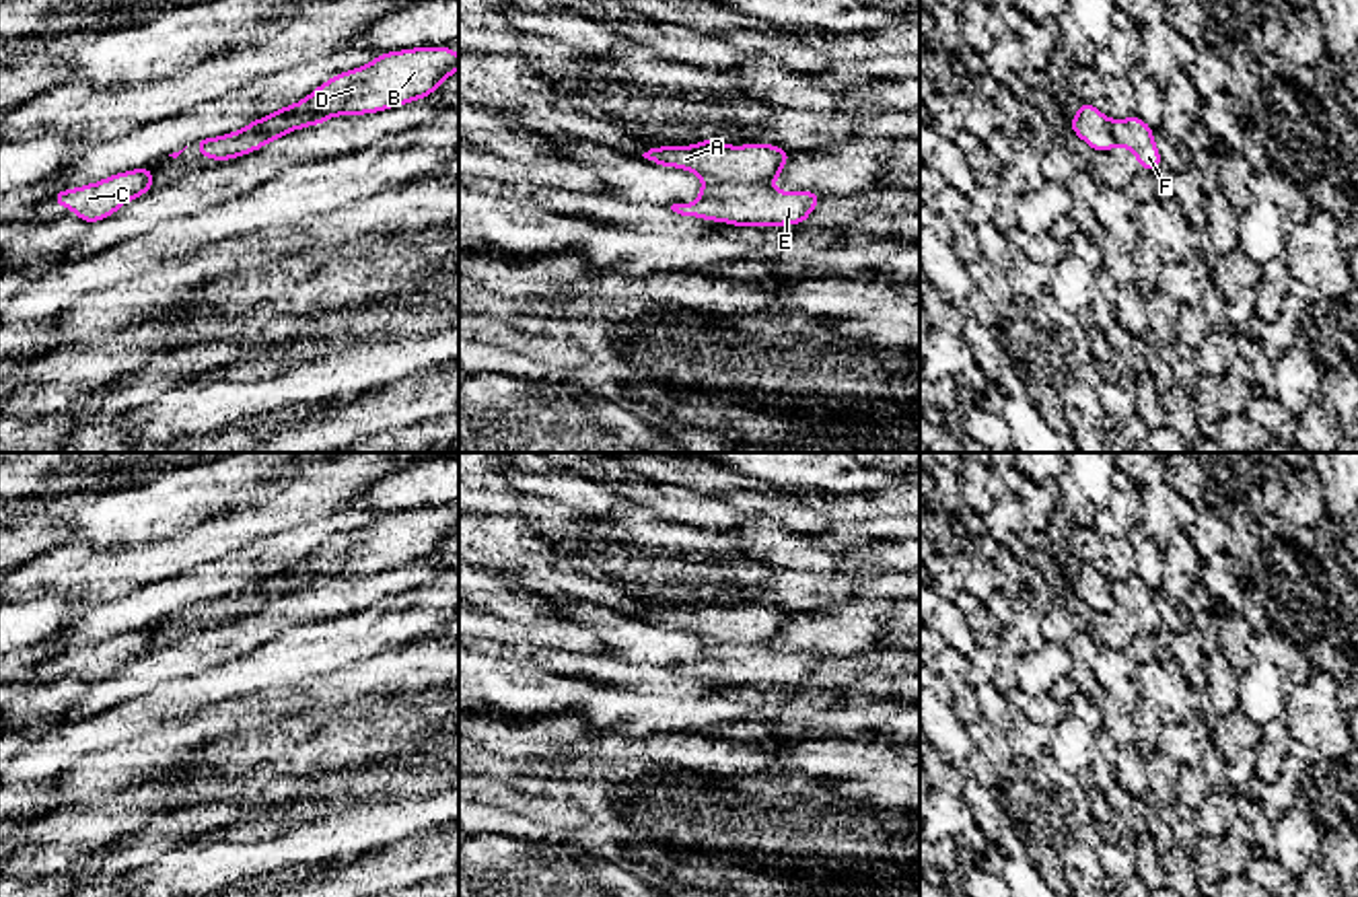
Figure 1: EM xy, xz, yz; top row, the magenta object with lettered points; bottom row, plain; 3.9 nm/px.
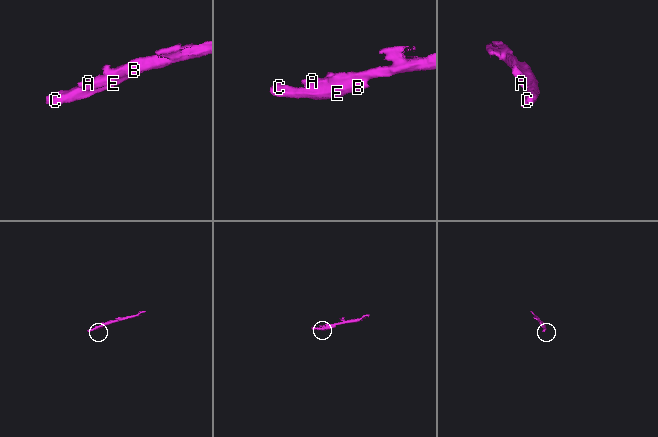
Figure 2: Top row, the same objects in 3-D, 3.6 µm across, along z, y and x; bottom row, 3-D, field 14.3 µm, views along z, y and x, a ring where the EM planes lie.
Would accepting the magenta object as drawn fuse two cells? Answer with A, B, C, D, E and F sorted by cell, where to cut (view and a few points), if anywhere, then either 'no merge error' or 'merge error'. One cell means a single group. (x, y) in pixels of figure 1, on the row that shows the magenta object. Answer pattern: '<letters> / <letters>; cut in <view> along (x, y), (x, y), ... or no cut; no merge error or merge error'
A / B C D E F; cut in xz along (706, 182), (764, 184); merge error

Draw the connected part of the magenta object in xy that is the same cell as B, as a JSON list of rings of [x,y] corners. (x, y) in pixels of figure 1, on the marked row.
[[[453,47],[389,51],[366,66],[331,76],[286,111],[325,117],[377,113],[432,95],[457,70],[459,56]]]

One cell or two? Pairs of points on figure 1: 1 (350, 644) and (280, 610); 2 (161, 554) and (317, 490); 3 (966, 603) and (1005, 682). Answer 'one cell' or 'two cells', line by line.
1: one cell
2: one cell
3: one cell

